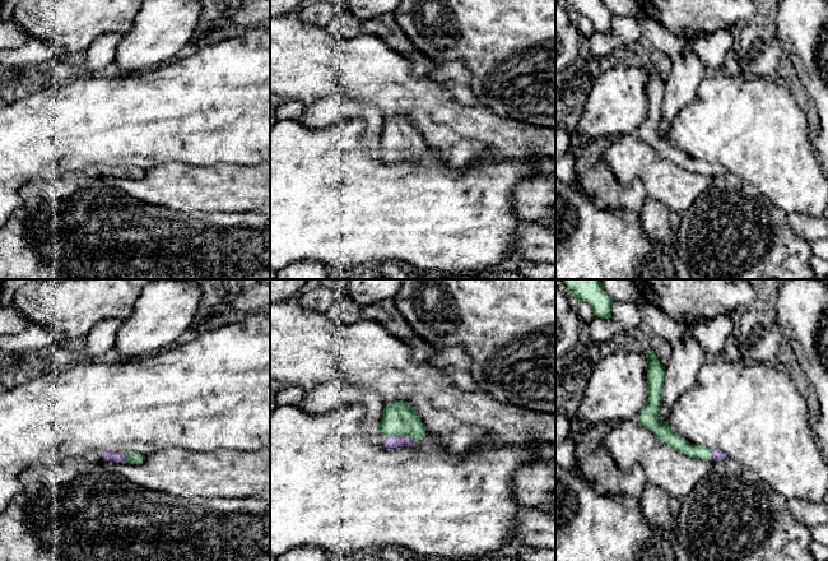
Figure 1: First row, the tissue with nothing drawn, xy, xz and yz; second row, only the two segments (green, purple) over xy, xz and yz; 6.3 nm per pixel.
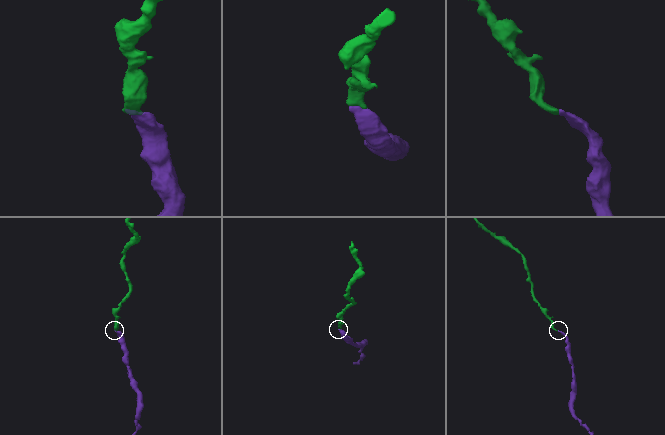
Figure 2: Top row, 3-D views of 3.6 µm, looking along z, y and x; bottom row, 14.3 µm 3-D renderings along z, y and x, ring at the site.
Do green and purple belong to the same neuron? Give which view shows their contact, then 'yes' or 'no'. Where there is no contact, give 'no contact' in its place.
meets green in xz; yes

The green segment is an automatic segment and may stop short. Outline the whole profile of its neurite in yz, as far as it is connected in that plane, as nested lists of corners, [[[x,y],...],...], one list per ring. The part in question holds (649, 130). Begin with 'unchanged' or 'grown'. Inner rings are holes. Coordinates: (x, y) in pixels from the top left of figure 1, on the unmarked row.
grown | [[[645,65],[643,68],[647,71],[648,79],[648,113],[637,129],[639,139],[650,144],[661,157],[687,171],[712,176],[727,173],[727,170],[722,164],[711,164],[703,159],[690,158],[670,142],[669,135],[662,136],[659,134],[659,126],[662,119],[665,80],[659,76],[653,65]]]

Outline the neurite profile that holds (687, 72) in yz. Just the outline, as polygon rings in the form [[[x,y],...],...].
[[[689,45],[678,57],[673,59],[669,76],[665,79],[660,135],[669,135],[674,117],[694,99],[697,89],[706,76],[706,70],[707,68]]]

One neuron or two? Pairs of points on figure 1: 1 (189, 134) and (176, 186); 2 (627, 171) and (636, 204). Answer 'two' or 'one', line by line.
1: two
2: two

